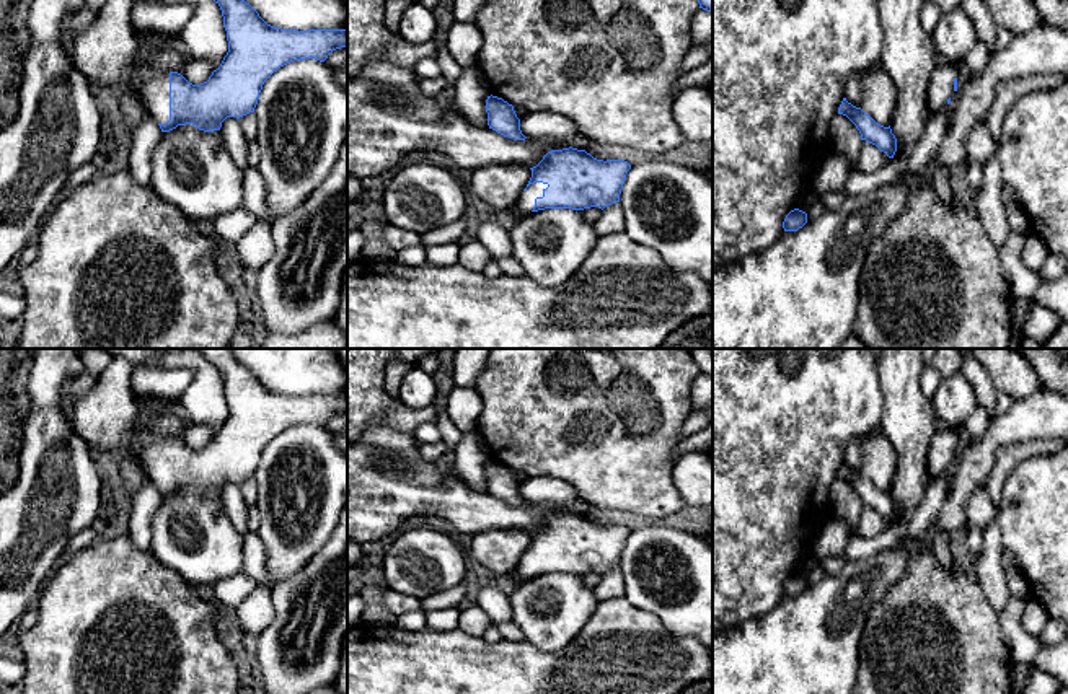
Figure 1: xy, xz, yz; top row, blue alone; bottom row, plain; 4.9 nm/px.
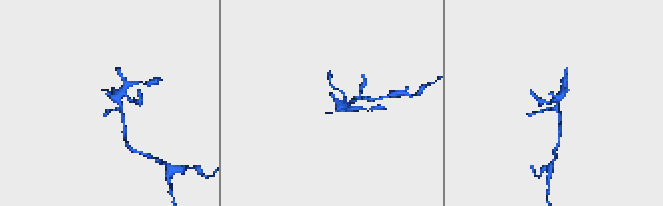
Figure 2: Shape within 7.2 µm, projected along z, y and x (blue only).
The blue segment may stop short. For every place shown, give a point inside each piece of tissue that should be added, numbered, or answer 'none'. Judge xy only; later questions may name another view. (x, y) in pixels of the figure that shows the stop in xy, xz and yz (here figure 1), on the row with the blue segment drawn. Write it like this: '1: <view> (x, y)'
1: xy (108, 52)

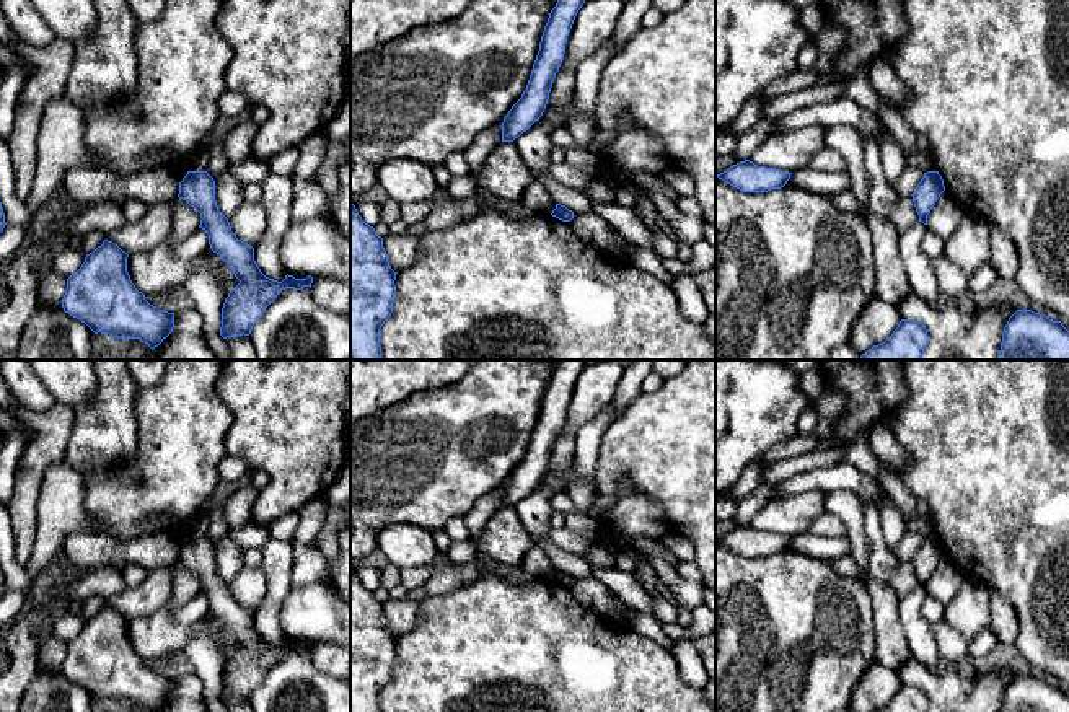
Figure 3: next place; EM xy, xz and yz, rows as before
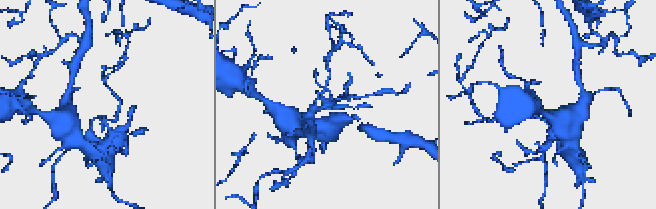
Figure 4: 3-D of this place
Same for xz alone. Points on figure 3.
none

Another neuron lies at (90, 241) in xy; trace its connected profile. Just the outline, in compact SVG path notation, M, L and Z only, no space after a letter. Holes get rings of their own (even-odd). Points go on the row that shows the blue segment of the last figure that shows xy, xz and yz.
M93 230L86 235L81 236L81 249L85 254L93 253L98 246L101 246L104 241L104 231L101 230Z

